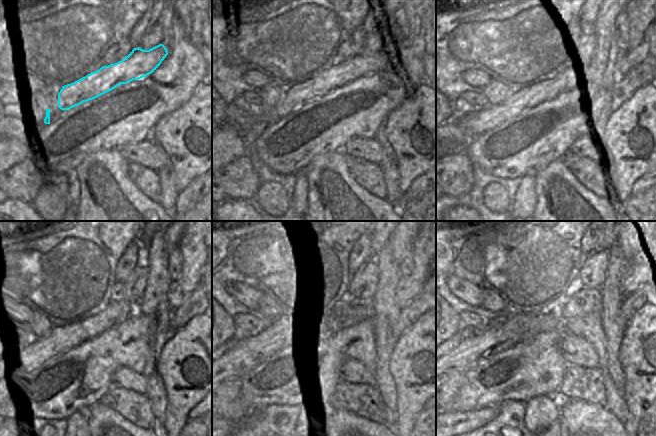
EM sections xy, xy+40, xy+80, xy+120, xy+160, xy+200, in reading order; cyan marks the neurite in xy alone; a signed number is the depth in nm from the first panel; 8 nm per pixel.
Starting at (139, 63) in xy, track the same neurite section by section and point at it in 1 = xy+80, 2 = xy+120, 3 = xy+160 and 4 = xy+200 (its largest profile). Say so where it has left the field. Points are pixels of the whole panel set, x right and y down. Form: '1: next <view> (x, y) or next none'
1: next xy+80 (563, 79)
2: next xy+120 (16, 355)
3: next xy+160 (287, 330)
4: next xy+200 (471, 351)

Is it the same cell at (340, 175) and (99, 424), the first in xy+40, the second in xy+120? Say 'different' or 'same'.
same

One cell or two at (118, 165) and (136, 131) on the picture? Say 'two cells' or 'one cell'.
two cells

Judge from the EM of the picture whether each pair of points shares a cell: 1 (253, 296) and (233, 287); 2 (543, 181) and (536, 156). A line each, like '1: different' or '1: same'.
1: same
2: different

